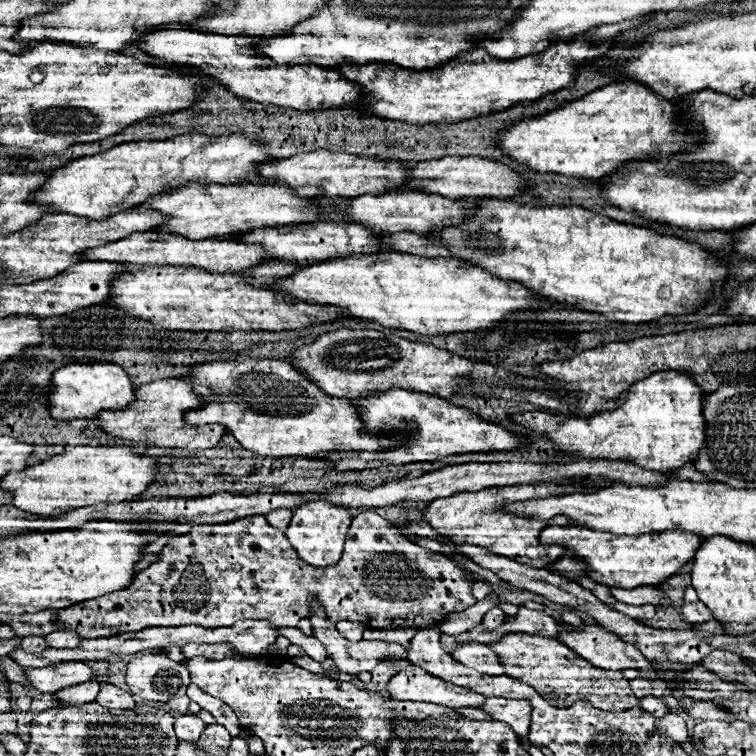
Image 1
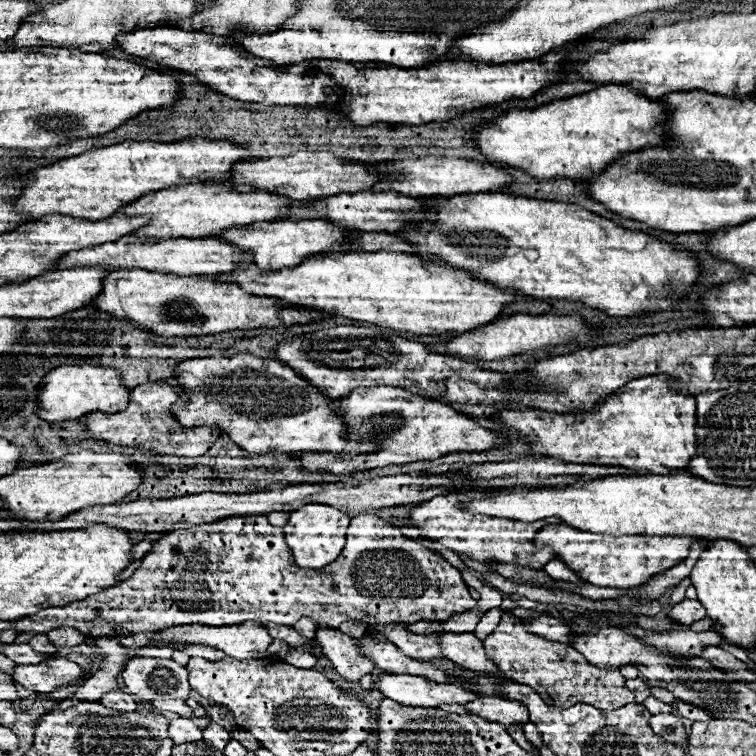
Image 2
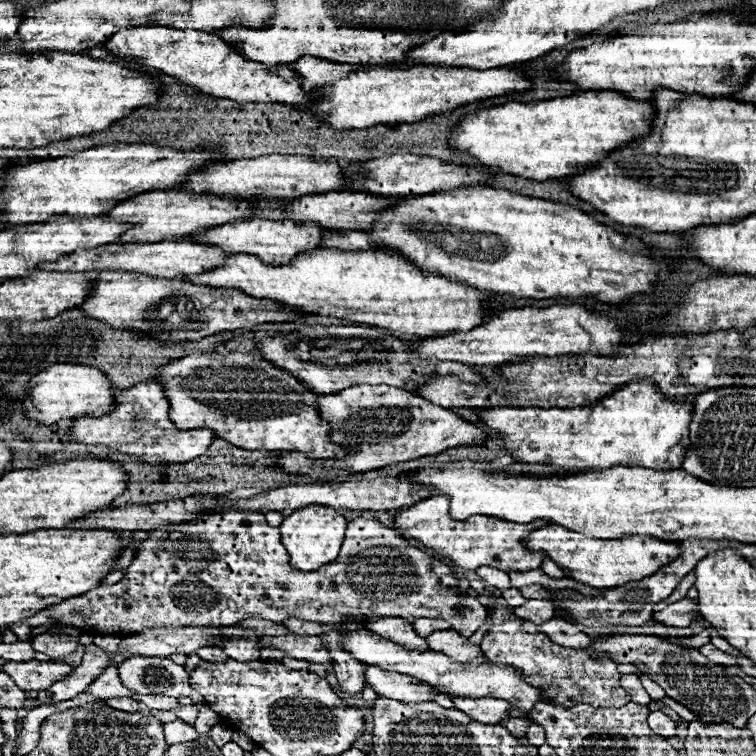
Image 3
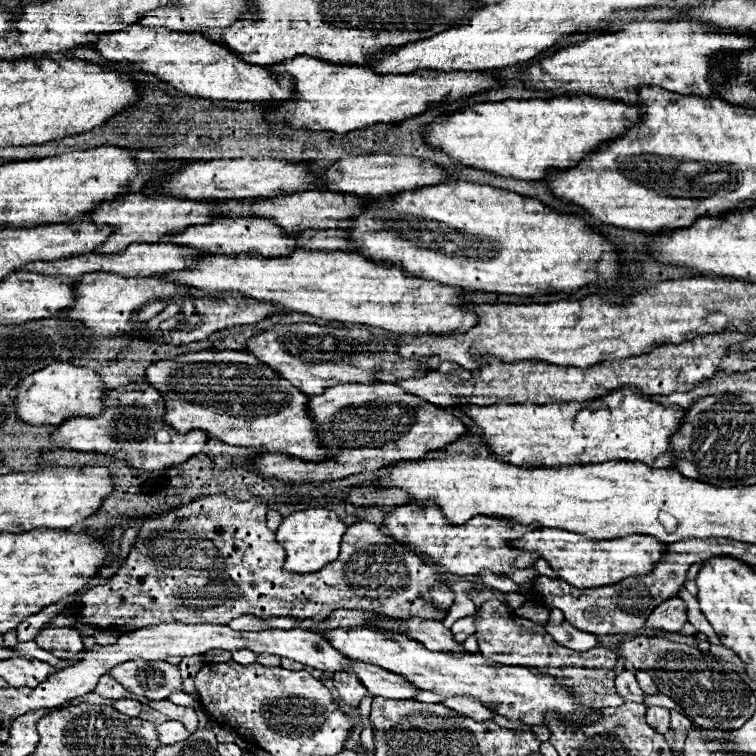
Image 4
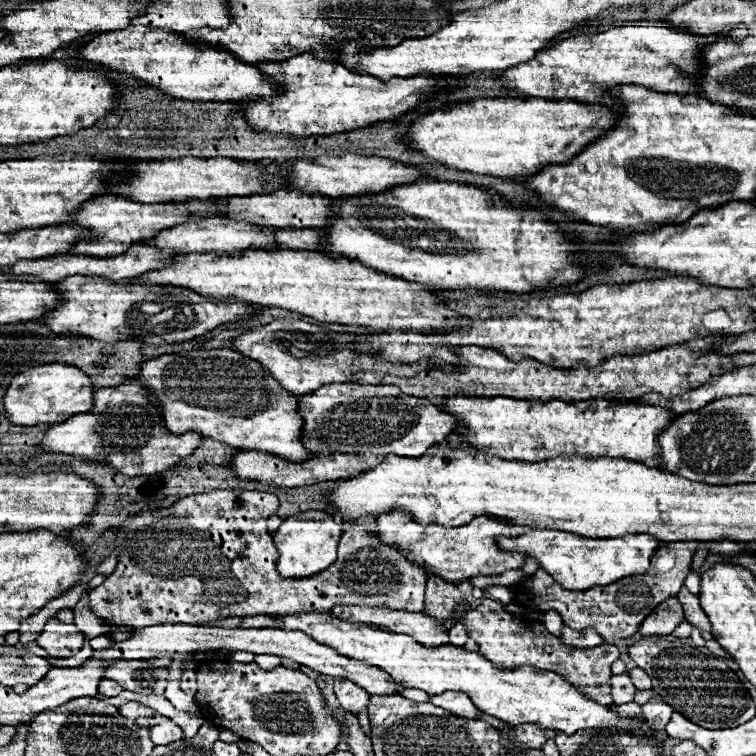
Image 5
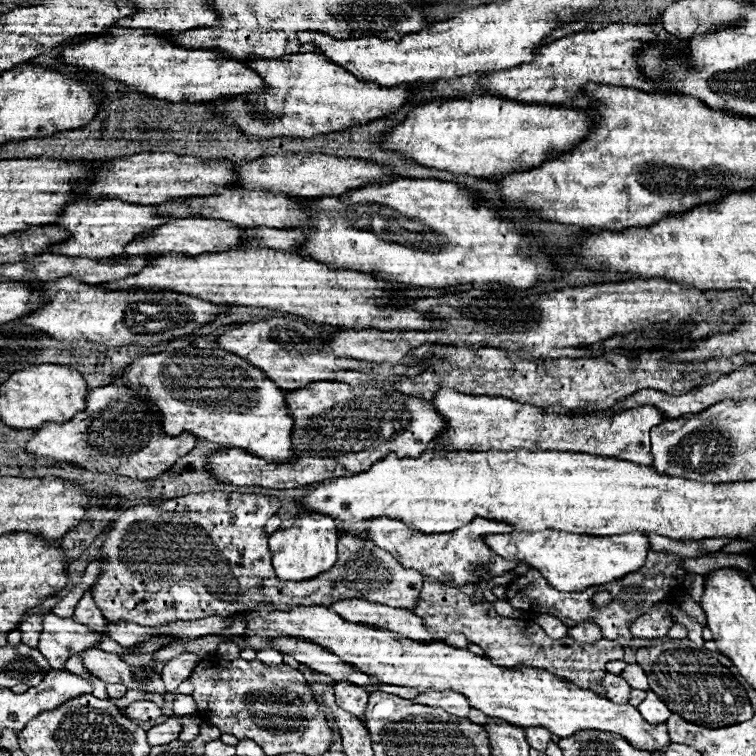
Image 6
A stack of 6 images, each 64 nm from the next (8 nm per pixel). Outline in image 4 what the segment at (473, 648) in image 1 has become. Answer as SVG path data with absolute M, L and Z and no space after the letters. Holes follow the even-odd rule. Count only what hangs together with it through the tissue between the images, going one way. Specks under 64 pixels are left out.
M412 618L412 620L402 620L402 624L408 628L410 636L414 640L422 642L430 650L440 650L440 652L454 652L460 656L460 652L466 652L464 644L458 644L450 632L450 628L442 626L442 622L434 620L422 620L422 618Z

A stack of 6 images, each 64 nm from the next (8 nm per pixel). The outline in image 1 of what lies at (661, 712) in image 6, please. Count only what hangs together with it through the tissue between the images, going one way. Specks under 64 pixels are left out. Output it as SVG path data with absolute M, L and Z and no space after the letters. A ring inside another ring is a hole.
M668 714L668 716L662 716L662 718L658 718L658 730L662 732L662 734L666 734L668 738L672 738L674 742L682 742L682 740L686 740L686 736L688 736L688 730L686 730L686 722L684 722L684 718L682 716L678 716L678 714Z

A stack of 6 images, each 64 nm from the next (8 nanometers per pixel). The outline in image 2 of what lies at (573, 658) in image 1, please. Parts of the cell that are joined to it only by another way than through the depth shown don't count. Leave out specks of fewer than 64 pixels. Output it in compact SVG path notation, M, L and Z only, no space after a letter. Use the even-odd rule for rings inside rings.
M504 612L498 628L484 640L484 648L490 660L504 672L506 678L532 686L546 704L570 708L578 702L590 704L598 710L618 710L626 704L634 704L634 692L624 682L626 678L618 668L598 668L568 644L554 644L542 636L526 632L518 618Z

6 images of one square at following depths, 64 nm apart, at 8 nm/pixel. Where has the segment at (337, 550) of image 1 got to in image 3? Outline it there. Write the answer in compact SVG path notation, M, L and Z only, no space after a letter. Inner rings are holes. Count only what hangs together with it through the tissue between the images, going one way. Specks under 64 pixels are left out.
M316 504L304 506L300 510L294 510L290 516L286 516L280 526L280 532L282 532L282 544L290 554L292 568L314 572L324 564L334 562L338 558L338 552L344 540L346 524L348 520L342 514L338 514L338 510L330 506L316 506Z

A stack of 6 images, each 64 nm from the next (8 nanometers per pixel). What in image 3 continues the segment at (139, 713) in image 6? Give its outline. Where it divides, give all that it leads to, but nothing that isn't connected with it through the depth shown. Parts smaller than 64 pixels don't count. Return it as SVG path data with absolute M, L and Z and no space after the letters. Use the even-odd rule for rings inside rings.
M118 696L118 698L108 698L106 704L110 708L116 708L116 710L124 710L124 712L138 712L138 702L128 698L128 696Z

